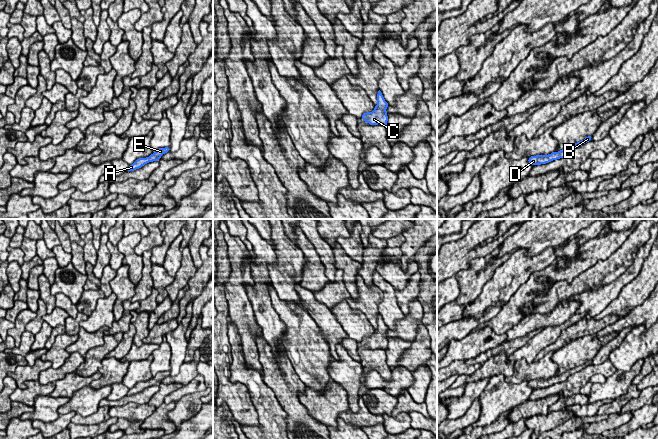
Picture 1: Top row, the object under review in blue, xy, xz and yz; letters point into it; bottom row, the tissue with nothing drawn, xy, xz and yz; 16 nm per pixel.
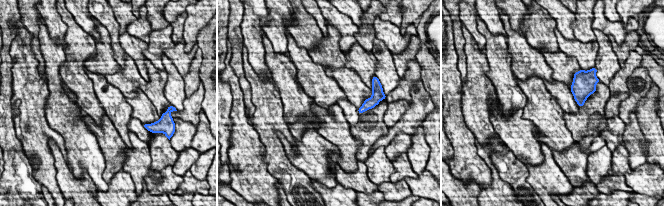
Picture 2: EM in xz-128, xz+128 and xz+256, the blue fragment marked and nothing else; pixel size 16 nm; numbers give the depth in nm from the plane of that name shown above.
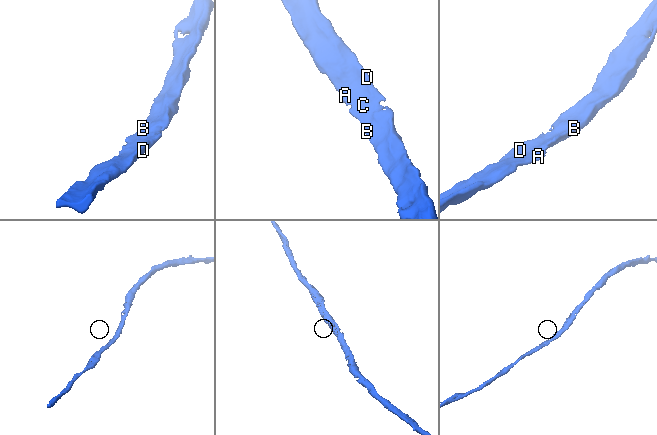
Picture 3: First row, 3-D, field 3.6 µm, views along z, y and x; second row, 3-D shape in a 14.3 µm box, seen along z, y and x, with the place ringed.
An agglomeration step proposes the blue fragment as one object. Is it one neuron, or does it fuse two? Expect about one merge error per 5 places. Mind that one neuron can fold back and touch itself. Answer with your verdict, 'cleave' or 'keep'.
keep

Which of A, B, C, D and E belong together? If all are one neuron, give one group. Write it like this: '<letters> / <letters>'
A B C D E

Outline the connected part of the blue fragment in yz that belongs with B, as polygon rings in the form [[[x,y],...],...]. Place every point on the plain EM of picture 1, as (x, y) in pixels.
[[[592,359],[591,360],[588,360],[586,361],[583,365],[579,365],[573,369],[570,369],[558,376],[552,376],[551,378],[548,378],[548,379],[536,379],[536,380],[531,380],[529,381],[528,383],[528,386],[530,388],[532,388],[533,390],[535,389],[541,389],[541,388],[546,388],[546,387],[549,387],[553,384],[557,384],[557,383],[560,383],[560,382],[564,382],[568,379],[568,377],[580,370],[582,370],[583,368],[591,365],[592,363]]]

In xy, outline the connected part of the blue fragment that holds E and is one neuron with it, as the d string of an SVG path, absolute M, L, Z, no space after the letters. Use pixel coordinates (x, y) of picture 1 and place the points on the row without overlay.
M170 371L159 372L156 374L155 377L152 377L149 381L146 382L139 382L137 383L132 389L129 389L127 395L134 395L136 393L141 392L145 388L153 385L159 385L161 380L170 375Z

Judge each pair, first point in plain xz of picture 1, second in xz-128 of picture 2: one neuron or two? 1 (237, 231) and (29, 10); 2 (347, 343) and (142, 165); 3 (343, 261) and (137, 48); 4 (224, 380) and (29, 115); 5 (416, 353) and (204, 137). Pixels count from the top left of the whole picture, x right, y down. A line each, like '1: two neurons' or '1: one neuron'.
1: one neuron
2: two neurons
3: one neuron
4: two neurons
5: one neuron

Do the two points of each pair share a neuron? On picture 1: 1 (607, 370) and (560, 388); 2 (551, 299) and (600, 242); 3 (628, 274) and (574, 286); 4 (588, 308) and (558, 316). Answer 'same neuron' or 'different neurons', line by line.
1: same neuron
2: different neurons
3: different neurons
4: different neurons

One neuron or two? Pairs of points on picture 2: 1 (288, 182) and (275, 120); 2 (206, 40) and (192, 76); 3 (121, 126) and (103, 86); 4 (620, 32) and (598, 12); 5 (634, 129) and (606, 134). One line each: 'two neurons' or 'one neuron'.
1: one neuron
2: two neurons
3: one neuron
4: one neuron
5: two neurons

